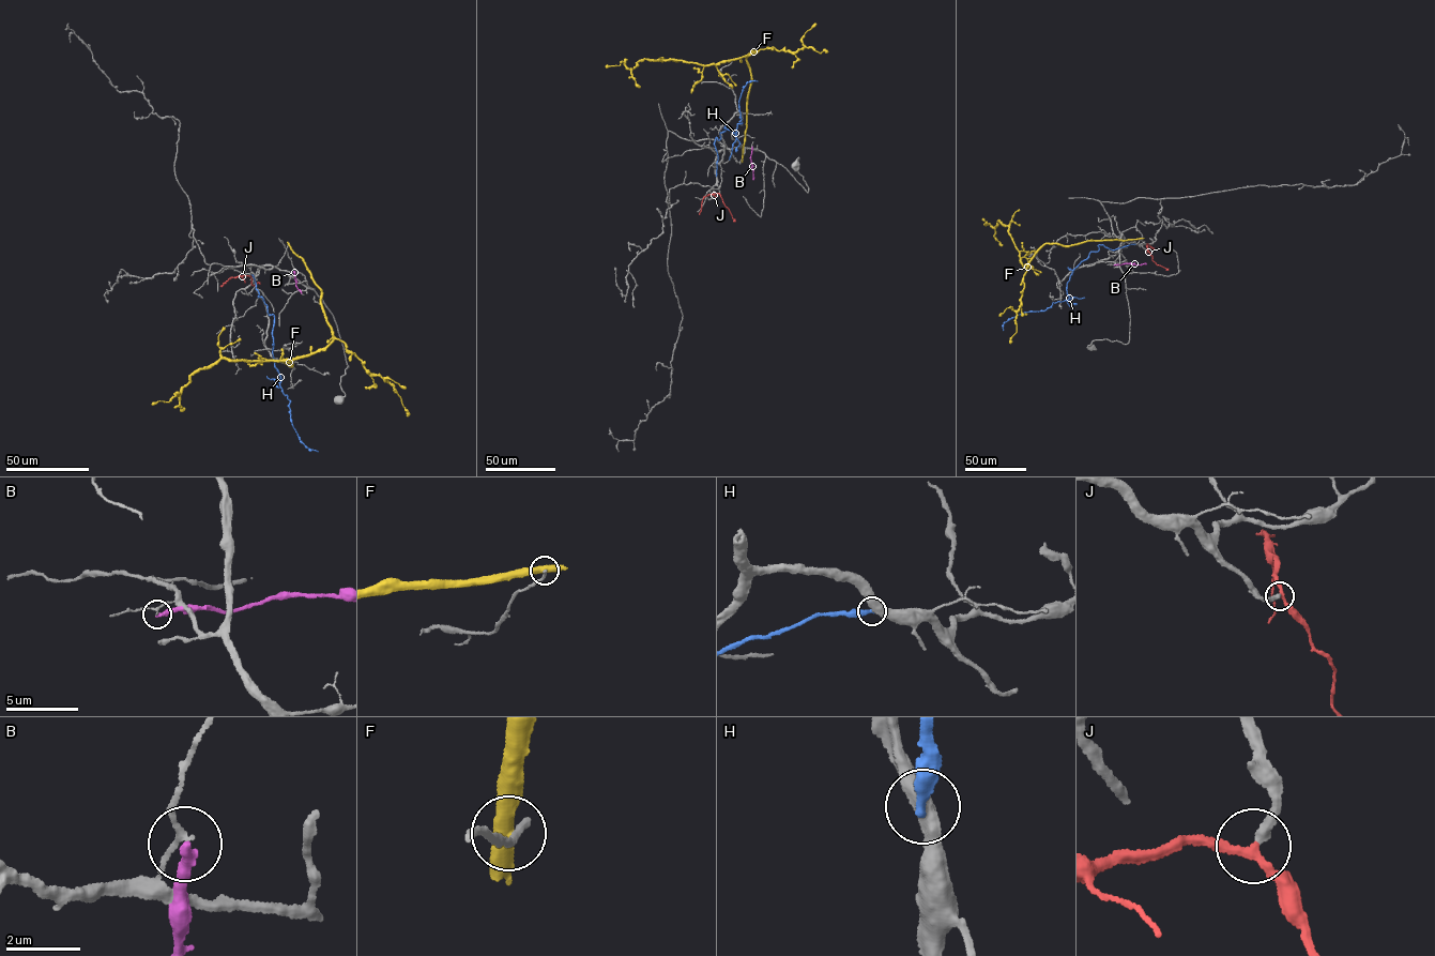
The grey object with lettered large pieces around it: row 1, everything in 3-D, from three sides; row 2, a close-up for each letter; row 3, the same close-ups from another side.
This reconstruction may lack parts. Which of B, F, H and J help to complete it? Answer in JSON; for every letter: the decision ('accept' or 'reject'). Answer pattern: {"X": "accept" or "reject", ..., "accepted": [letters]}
{"B": "reject", "F": "reject", "H": "reject", "J": "accept", "accepted": ["J"]}

